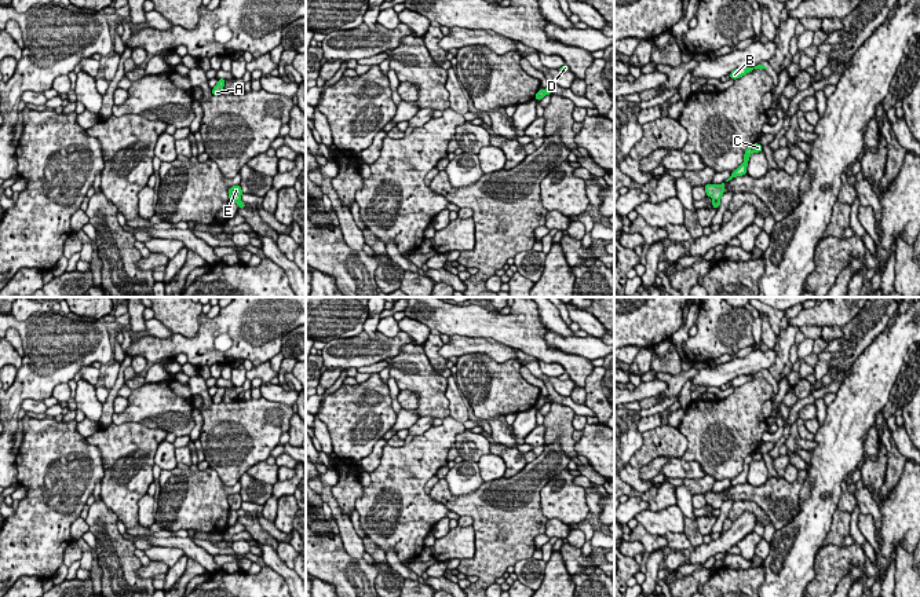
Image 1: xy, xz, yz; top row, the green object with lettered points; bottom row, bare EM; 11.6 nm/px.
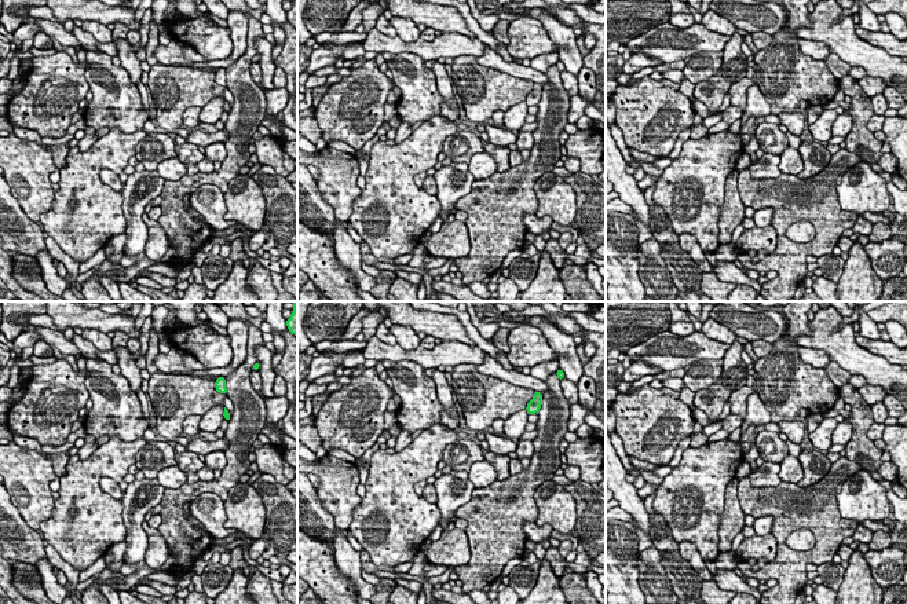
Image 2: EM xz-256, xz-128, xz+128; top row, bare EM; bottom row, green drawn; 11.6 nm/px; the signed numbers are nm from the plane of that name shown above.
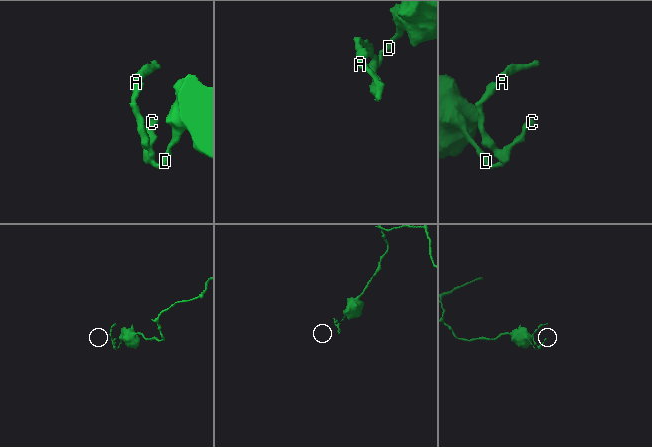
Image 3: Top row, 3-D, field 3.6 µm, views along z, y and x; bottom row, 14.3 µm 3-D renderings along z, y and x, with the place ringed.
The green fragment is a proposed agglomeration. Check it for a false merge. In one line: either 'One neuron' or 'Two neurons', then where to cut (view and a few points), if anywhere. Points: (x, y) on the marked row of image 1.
Two neurons. Split along xz (546, 88), (547, 94)

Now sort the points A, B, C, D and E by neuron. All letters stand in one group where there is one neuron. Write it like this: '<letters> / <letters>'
A B C E / D

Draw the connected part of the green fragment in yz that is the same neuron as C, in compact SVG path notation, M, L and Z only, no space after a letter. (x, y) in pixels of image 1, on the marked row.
M759 143L751 144L744 153L744 162L735 171L731 172L731 176L726 182L720 183L719 186L711 183L704 186L707 197L711 197L712 201L720 201L722 195L724 194L726 183L737 176L746 175L749 155L760 151L763 151L763 147Z

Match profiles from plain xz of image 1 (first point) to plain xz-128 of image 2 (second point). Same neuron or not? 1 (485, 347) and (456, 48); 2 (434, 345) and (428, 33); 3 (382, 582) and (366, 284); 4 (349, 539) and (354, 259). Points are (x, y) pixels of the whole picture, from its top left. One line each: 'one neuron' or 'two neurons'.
1: one neuron
2: one neuron
3: two neurons
4: one neuron

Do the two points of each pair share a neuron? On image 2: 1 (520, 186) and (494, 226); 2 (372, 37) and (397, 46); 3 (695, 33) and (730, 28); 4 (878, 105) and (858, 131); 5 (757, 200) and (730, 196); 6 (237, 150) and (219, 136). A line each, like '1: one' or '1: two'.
1: one
2: one
3: two
4: two
5: two
6: two

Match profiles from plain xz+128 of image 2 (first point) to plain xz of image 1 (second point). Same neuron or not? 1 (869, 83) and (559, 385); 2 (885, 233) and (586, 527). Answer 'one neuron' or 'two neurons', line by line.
1: one neuron
2: two neurons

